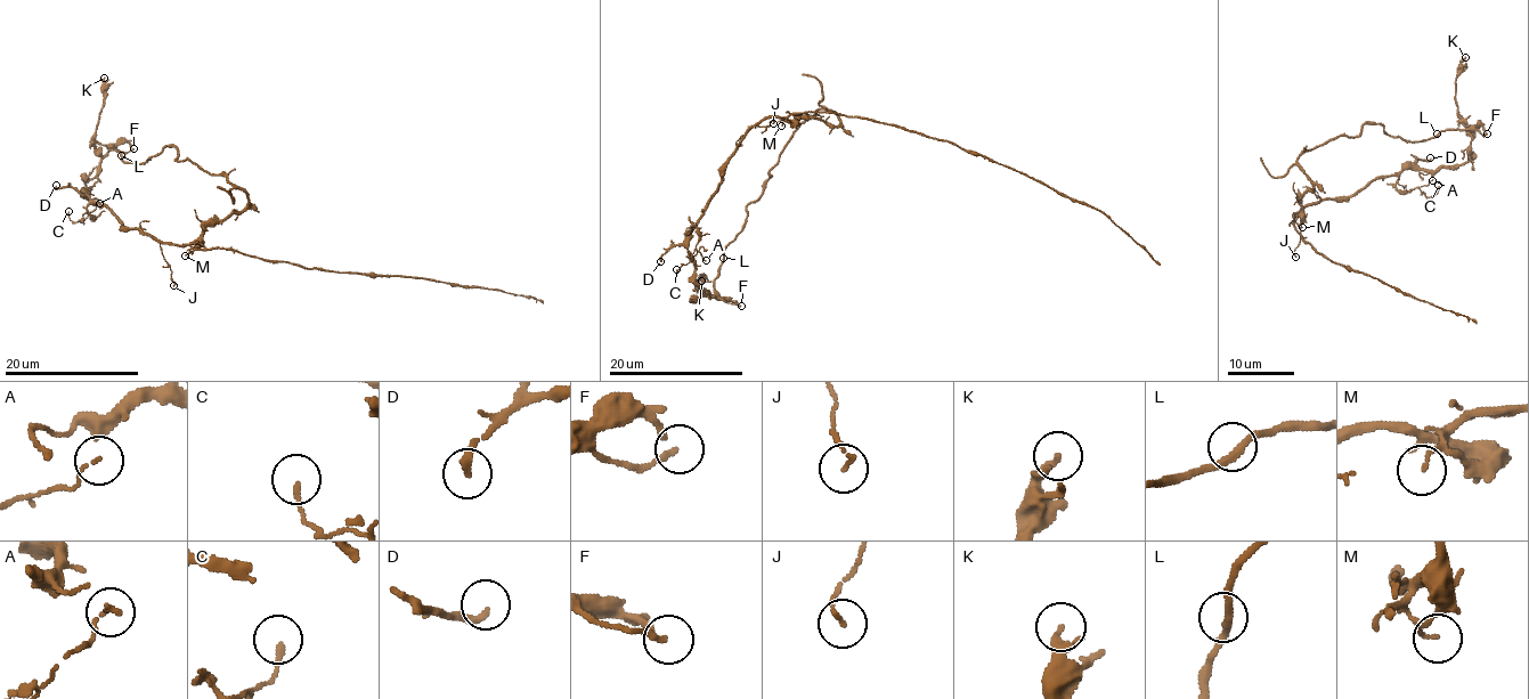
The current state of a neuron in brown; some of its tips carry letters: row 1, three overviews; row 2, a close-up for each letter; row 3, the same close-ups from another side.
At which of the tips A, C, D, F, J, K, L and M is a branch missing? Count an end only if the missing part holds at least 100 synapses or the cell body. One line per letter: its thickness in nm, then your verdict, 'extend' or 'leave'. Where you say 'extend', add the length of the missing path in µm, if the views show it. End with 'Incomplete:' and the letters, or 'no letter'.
A: 100 nm thick; leave
C: 140 nm thick; leave
D: 240 nm thick; leave
F: 120 nm thick; leave
J: 120 nm thick; leave
K: 240 nm thick; leave
L: 240 nm thick; leave
M: 100 nm thick; leave
Incomplete: no letter

